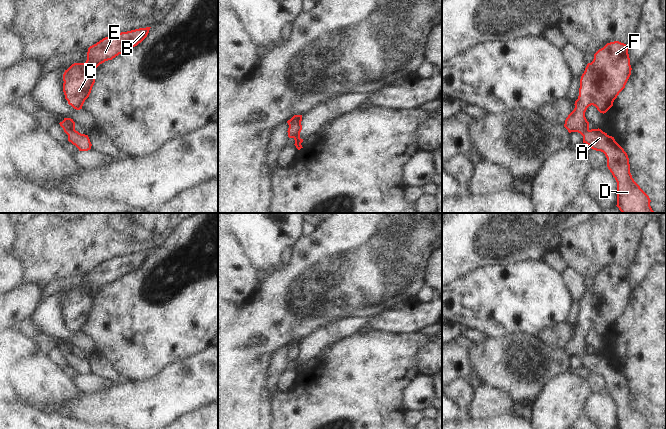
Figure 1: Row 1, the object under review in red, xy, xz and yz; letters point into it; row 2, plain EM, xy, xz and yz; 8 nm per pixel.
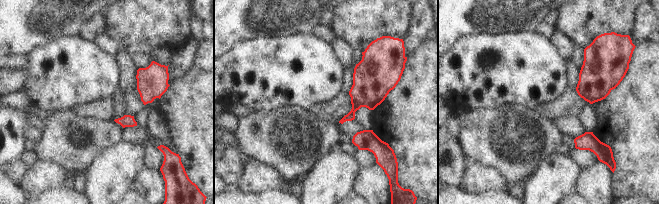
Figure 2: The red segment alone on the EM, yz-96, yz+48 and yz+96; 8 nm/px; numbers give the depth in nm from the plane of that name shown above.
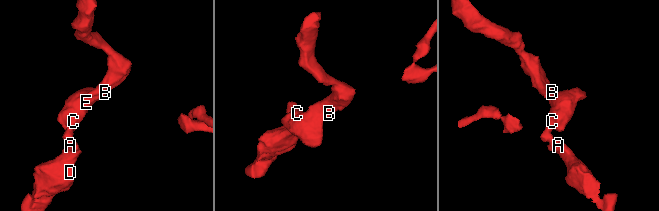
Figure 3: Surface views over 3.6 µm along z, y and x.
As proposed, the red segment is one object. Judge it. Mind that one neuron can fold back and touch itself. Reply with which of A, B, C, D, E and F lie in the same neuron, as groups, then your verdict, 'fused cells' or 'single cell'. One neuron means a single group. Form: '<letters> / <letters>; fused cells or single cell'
A B C D E F; single cell

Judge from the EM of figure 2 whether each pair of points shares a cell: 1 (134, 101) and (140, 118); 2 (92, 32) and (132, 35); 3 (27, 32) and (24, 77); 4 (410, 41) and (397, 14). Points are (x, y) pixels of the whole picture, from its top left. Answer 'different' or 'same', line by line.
1: different
2: different
3: different
4: different

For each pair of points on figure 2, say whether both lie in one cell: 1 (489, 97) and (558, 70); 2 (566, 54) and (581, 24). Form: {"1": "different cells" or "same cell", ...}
{"1": "same cell", "2": "different cells"}

